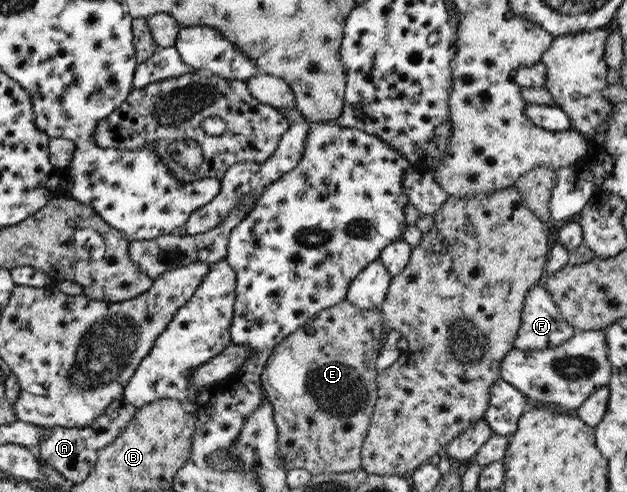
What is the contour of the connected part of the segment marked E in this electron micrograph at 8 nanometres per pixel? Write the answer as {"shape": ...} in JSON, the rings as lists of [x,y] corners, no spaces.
{"shape":[[[348,299],[343,300],[328,309],[320,311],[313,318],[308,318],[307,322],[298,329],[295,329],[290,335],[287,335],[270,353],[270,357],[264,364],[261,374],[261,387],[267,395],[267,400],[271,403],[273,409],[274,421],[277,425],[279,440],[277,441],[279,453],[283,459],[285,469],[306,469],[311,475],[329,474],[336,472],[351,472],[352,470],[361,469],[361,447],[362,442],[367,434],[367,429],[372,422],[373,409],[378,399],[377,382],[378,368],[376,361],[381,352],[381,331],[383,330],[383,321],[381,311],[378,308],[371,310],[361,310],[359,307],[353,306]]]}

